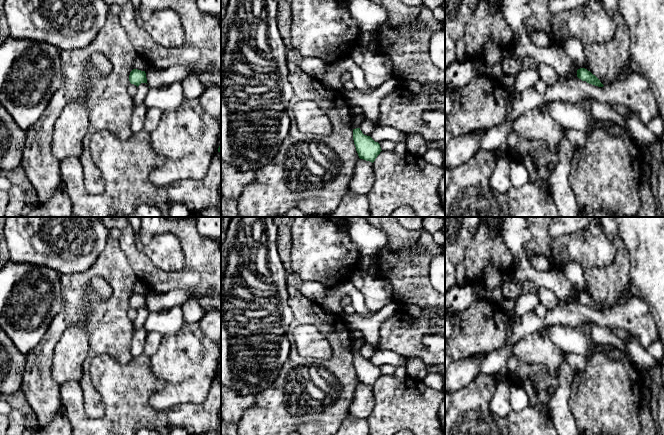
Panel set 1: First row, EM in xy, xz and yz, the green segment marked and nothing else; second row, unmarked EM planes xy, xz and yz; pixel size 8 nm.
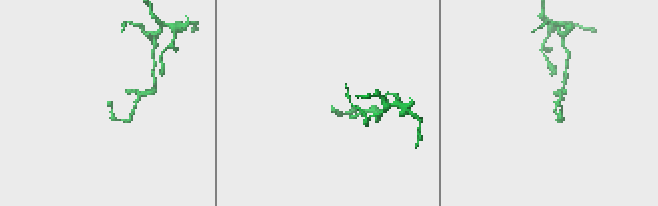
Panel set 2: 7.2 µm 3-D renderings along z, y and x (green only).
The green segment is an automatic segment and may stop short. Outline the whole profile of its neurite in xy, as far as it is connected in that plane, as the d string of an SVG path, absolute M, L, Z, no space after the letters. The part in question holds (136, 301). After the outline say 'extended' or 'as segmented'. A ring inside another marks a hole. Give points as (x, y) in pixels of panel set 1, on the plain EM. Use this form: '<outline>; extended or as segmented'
M133 293L129 299L129 305L131 308L136 309L137 311L141 307L147 307L146 297L145 295L141 295L138 293Z; as segmented

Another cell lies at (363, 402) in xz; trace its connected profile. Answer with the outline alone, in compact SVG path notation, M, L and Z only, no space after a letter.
M359 383L354 392L349 415L356 419L367 419L373 411L374 405L372 386Z

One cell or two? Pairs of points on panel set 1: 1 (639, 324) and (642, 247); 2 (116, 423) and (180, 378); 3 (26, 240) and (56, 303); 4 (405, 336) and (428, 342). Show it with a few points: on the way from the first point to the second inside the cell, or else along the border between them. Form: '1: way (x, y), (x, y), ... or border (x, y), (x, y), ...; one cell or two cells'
1: border (631, 293), (646, 304), (653, 318); two cells
2: border (157, 378), (162, 386), (149, 403), (166, 411); two cells
3: border (15, 262), (45, 265), (60, 274); two cells
4: border (429, 333), (422, 339), (422, 344), (434, 353); two cells

